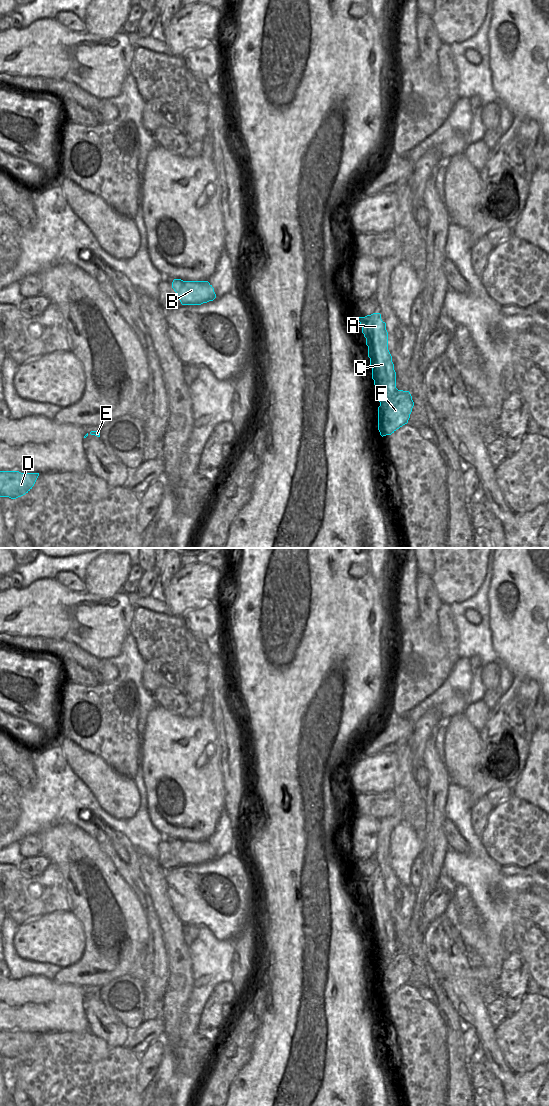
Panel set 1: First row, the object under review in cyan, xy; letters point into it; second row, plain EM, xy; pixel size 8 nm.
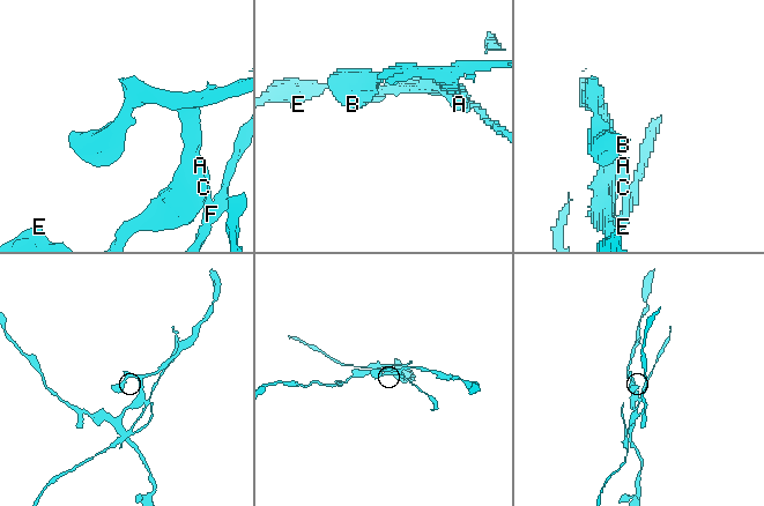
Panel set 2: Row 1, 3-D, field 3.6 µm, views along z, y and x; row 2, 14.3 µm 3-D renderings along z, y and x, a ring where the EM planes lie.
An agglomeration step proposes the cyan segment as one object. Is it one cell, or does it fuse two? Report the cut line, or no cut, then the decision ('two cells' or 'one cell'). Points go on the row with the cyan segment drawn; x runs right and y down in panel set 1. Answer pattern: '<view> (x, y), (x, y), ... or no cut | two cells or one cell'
xy (395, 374), (374, 381) | two cells

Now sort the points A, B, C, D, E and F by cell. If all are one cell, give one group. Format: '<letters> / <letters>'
A B C D E / F

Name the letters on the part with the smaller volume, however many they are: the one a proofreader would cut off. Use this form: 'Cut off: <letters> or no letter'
Cut off: F

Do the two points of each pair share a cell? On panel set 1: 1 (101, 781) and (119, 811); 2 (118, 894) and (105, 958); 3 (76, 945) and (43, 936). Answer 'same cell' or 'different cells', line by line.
1: same cell
2: same cell
3: same cell

